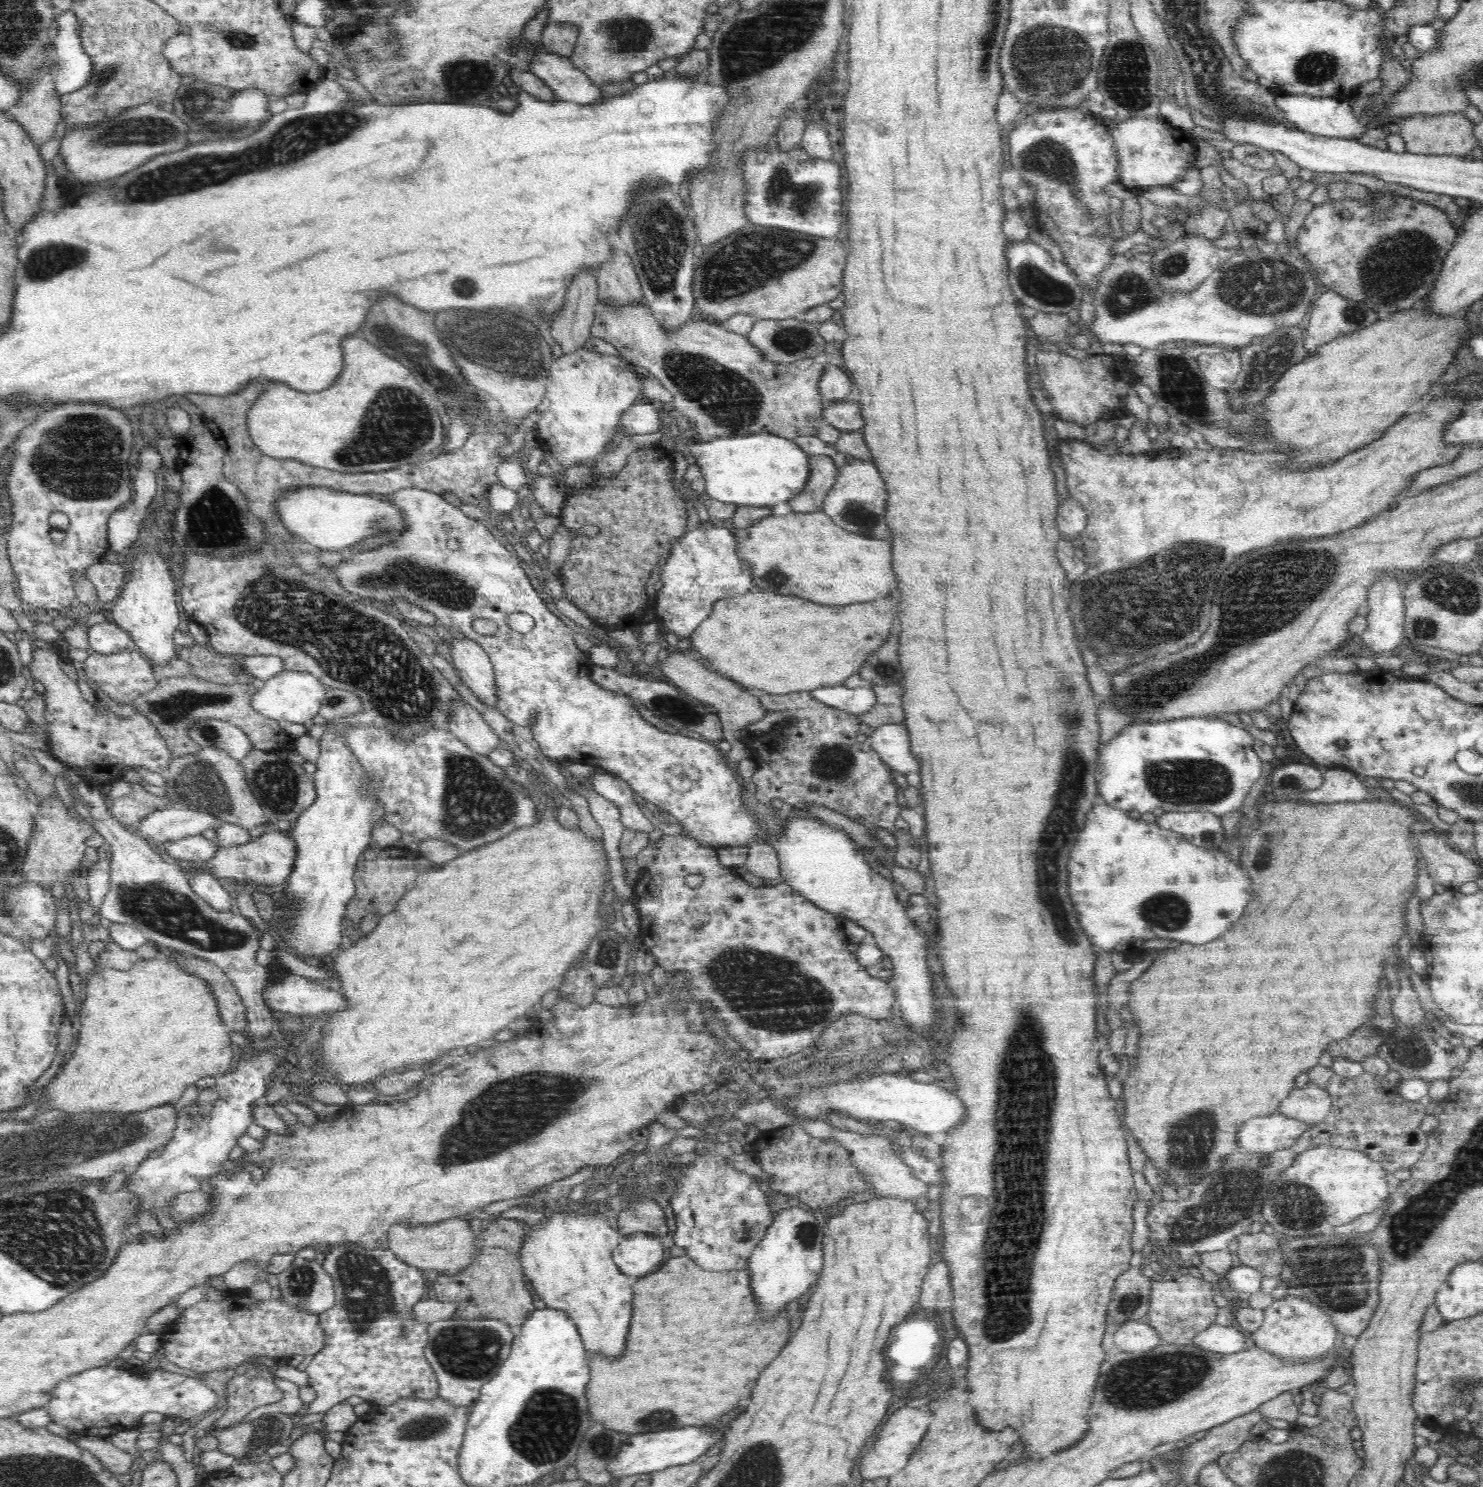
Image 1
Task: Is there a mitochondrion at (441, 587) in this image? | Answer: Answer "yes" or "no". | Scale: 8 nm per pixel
yes

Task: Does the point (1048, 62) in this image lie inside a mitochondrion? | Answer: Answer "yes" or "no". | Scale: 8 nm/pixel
yes

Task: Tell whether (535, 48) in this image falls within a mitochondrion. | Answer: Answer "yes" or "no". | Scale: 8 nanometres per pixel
no

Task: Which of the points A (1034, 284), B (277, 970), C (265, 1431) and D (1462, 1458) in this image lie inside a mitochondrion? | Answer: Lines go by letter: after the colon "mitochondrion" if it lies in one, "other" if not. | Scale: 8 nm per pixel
A: mitochondrion
B: other
C: mitochondrion
D: other

